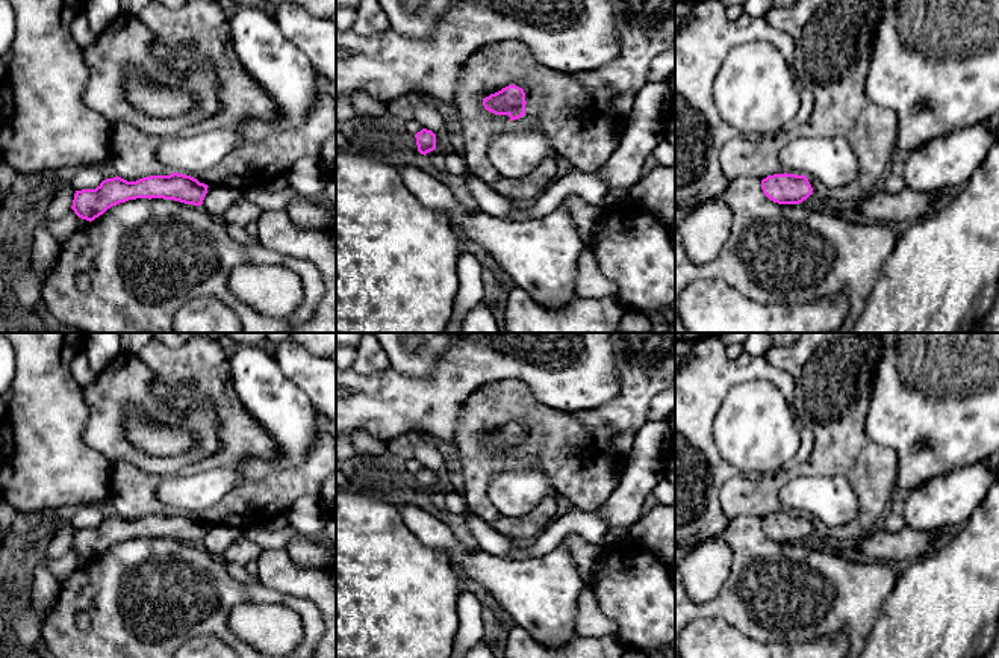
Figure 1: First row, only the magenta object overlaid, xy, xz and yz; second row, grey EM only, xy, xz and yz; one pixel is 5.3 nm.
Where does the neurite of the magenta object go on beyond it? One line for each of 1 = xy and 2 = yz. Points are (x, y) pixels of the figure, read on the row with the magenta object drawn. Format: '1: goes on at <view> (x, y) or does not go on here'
1: does not go on here
2: does not go on here

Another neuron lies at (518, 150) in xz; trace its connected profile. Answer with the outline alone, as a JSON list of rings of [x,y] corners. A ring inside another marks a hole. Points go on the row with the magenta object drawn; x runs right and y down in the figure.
[[[530,113],[510,121],[509,127],[489,144],[487,154],[496,171],[507,178],[522,178],[545,157],[559,156],[536,115]]]

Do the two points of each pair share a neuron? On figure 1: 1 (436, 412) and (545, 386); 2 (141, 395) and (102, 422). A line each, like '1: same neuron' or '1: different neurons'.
1: same neuron
2: same neuron

